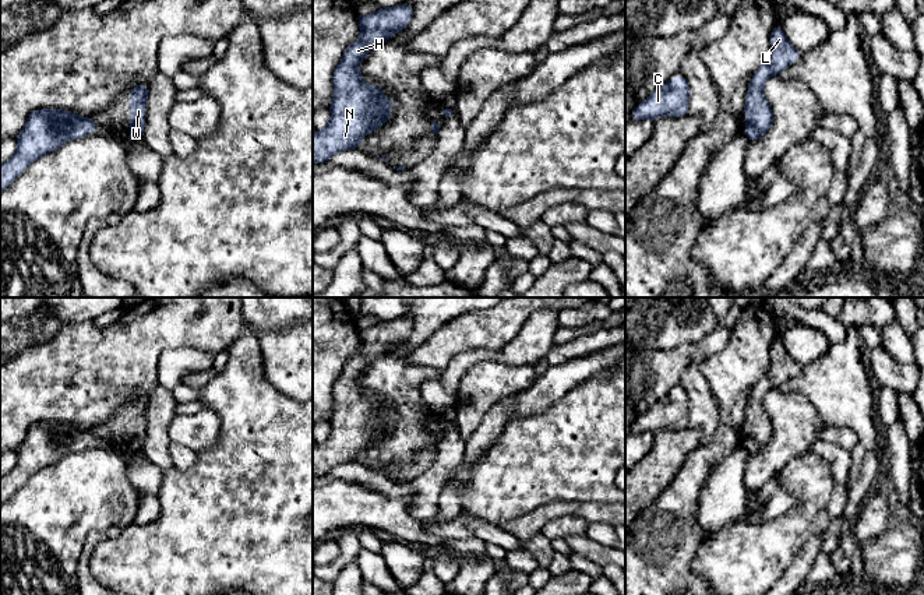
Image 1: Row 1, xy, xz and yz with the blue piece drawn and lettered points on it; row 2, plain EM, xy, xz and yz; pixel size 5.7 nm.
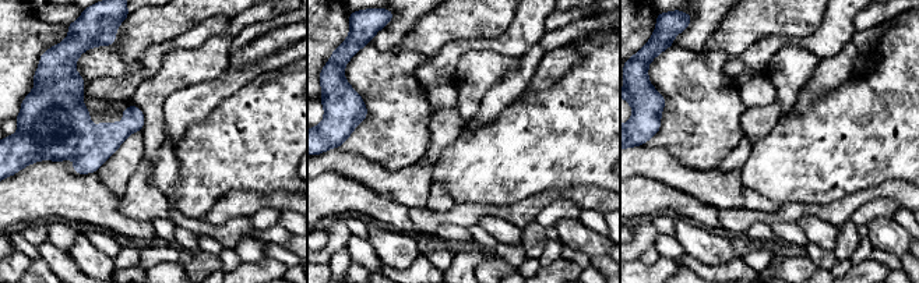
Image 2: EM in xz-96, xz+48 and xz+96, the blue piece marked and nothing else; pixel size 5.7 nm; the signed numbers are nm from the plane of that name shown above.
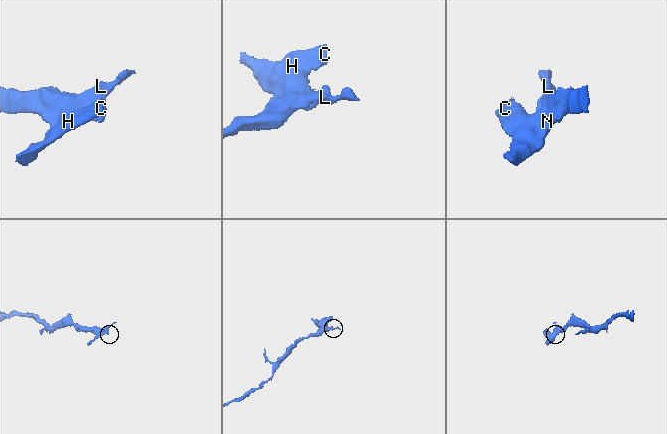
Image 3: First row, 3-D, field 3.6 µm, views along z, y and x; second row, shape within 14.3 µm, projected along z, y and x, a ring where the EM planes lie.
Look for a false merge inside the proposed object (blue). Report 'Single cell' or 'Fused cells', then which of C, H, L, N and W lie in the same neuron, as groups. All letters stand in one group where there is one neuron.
Single cell. Groups: C H L N W

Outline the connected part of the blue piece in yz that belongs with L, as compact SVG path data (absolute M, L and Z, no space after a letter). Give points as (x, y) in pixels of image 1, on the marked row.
M775 25L770 34L772 56L752 75L745 99L745 135L755 141L768 133L773 124L773 112L763 96L763 85L768 78L780 74L800 57L800 52L787 41L780 25Z

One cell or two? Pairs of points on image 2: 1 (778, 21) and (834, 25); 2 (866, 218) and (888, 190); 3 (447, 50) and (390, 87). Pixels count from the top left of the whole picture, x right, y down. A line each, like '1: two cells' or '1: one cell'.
1: two cells
2: two cells
3: two cells

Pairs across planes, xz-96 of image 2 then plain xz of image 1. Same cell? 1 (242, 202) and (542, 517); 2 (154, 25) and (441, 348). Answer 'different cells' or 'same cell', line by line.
1: same cell
2: same cell

